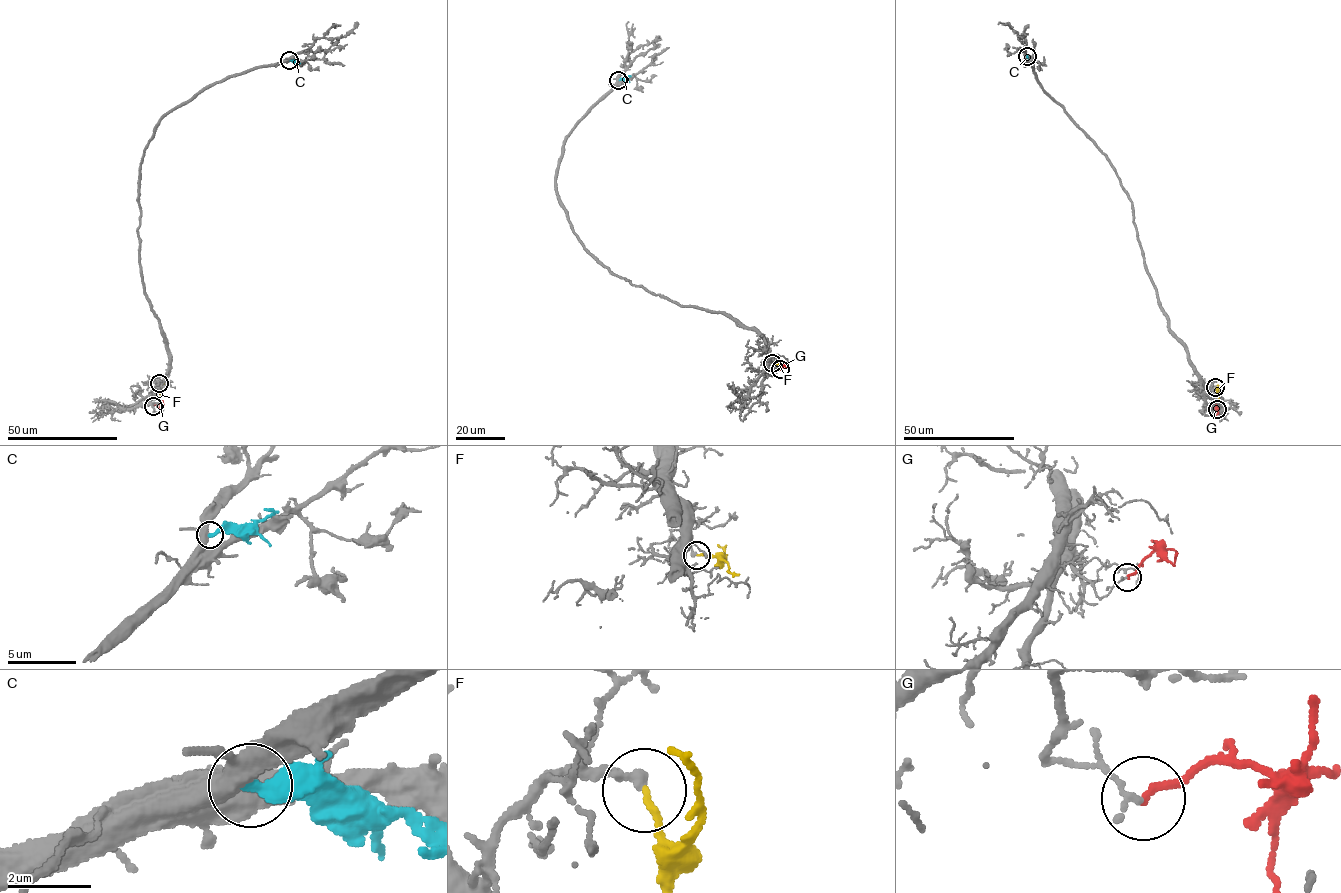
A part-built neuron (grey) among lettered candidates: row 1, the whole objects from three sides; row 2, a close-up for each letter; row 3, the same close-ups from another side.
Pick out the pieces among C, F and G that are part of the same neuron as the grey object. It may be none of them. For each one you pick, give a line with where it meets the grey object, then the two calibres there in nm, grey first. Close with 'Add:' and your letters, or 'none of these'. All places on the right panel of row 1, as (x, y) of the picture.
Add: none of these

